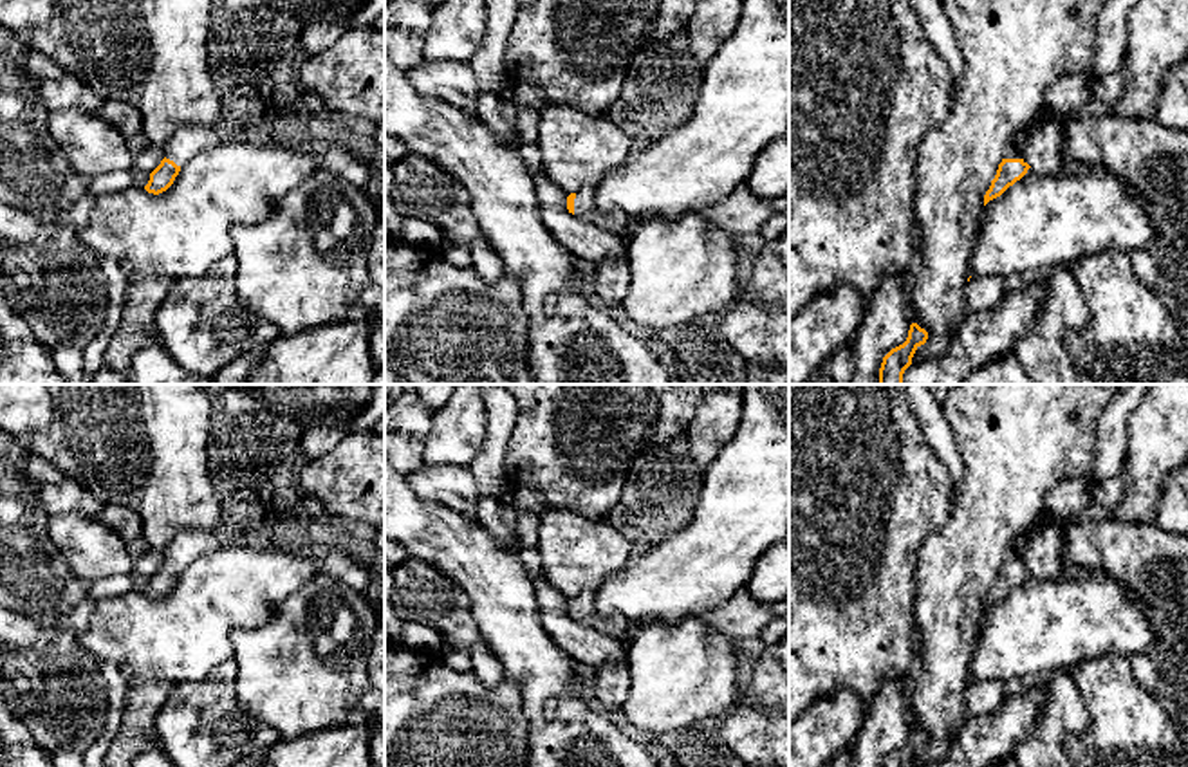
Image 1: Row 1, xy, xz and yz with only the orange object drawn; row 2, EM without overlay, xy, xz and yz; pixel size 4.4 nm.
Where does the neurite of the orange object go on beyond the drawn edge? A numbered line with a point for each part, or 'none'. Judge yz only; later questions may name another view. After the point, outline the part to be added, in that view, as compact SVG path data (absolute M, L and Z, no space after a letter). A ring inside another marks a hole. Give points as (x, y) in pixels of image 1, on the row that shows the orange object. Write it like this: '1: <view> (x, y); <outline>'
1: yz (1013, 147); M1042 117L1031 121L1027 126L1018 130L1007 143L1004 159L1022 159L1020 143L1042 125Z

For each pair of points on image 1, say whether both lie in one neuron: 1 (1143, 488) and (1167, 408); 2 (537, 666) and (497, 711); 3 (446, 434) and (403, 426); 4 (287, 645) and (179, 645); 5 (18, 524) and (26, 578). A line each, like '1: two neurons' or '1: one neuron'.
1: one neuron
2: two neurons
3: two neurons
4: two neurons
5: one neuron

